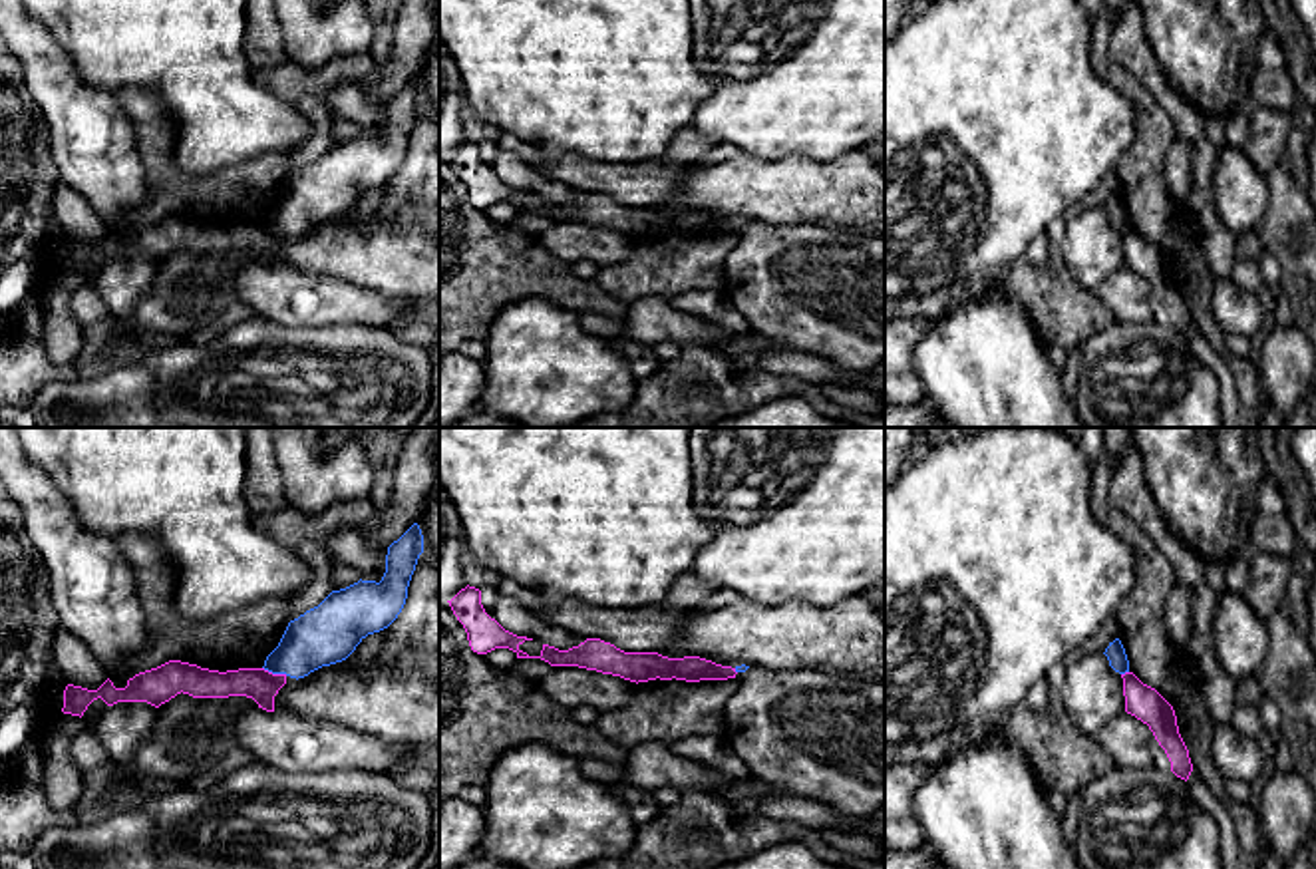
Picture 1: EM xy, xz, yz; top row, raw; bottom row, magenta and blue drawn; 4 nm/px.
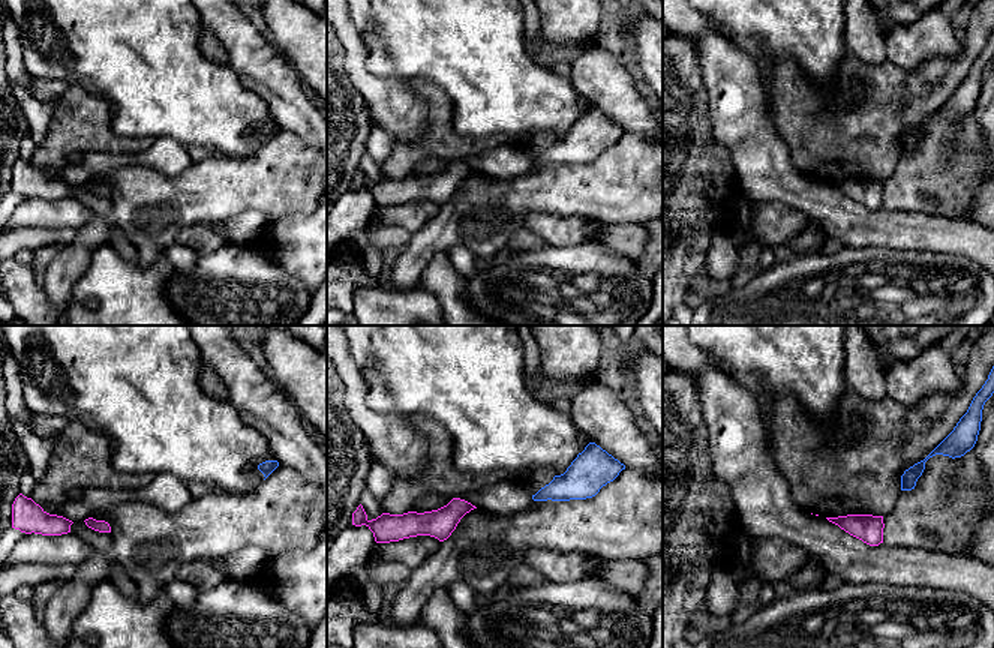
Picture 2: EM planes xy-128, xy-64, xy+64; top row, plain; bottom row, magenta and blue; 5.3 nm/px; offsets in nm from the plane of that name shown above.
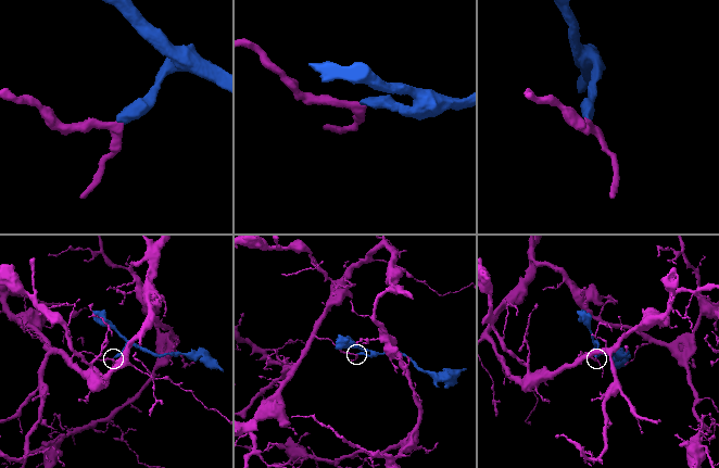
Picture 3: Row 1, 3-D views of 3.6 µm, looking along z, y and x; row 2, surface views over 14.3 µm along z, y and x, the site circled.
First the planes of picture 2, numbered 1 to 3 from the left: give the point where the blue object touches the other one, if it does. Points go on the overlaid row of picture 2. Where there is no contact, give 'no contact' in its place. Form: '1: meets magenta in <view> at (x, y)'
1: no contact
2: no contact
3: no contact

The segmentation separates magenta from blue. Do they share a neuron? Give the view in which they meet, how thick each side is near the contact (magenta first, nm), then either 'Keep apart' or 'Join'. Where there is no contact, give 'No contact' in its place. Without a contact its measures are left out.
Touches magenta in xy. Thickness 130 nm (magenta) against 240 nm. Keep apart

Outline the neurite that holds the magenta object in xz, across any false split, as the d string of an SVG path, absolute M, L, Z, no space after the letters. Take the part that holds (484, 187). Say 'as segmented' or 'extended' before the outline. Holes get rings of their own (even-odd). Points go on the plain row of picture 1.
as segmented | M467 139L447 157L463 179L471 205L477 209L487 209L495 203L509 203L517 213L541 213L551 221L578 221L620 231L636 239L656 233L676 233L686 237L728 235L738 229L732 221L722 221L700 211L668 213L658 207L624 207L600 193L586 193L569 205L543 199L539 211L529 211L519 201L533 193L517 191L491 173L481 159L479 143Z

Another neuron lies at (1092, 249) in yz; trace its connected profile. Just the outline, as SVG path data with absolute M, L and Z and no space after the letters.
M1103 207L1083 209L1066 219L1060 259L1077 284L1095 290L1111 272L1125 266L1123 233Z

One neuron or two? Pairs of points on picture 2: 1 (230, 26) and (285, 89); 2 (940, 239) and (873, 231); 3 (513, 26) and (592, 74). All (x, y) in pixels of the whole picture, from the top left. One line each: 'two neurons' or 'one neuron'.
1: one neuron
2: one neuron
3: two neurons

